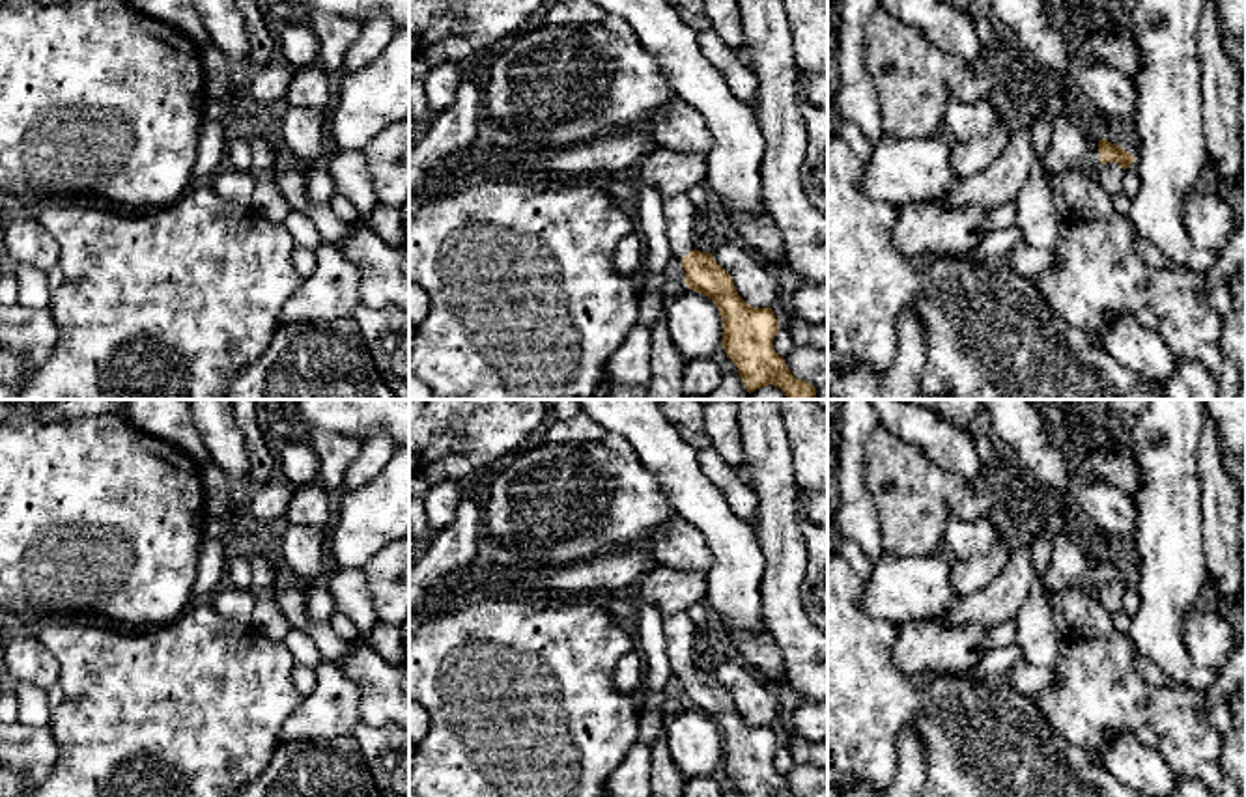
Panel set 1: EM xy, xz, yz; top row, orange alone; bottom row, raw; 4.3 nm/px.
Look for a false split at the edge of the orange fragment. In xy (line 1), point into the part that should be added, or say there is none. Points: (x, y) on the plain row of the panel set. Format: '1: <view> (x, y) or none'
1: none

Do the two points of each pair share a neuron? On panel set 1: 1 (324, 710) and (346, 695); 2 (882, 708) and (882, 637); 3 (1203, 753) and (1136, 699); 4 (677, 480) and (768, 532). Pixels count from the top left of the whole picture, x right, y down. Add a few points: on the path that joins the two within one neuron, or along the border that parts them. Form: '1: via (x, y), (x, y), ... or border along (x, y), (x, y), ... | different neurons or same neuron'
1: via (329, 710), (340, 700) | same neuron
2: via (880, 691), (880, 654) | same neuron
3: via (1187, 736), (1161, 710), (1151, 710) | same neuron
4: border along (751, 527), (764, 570) | different neurons

